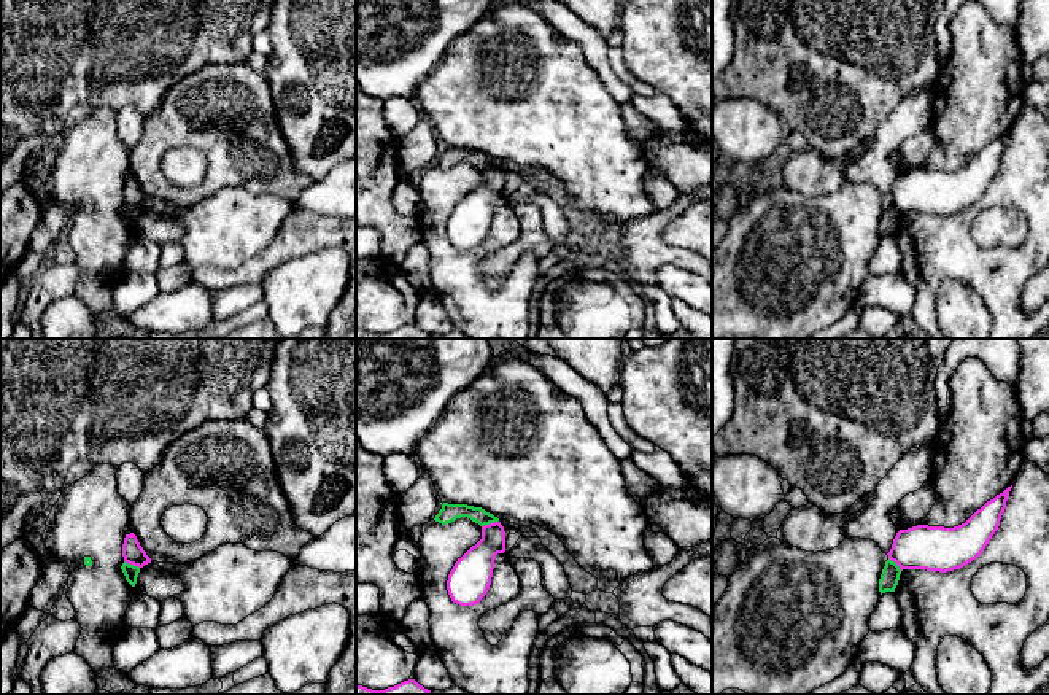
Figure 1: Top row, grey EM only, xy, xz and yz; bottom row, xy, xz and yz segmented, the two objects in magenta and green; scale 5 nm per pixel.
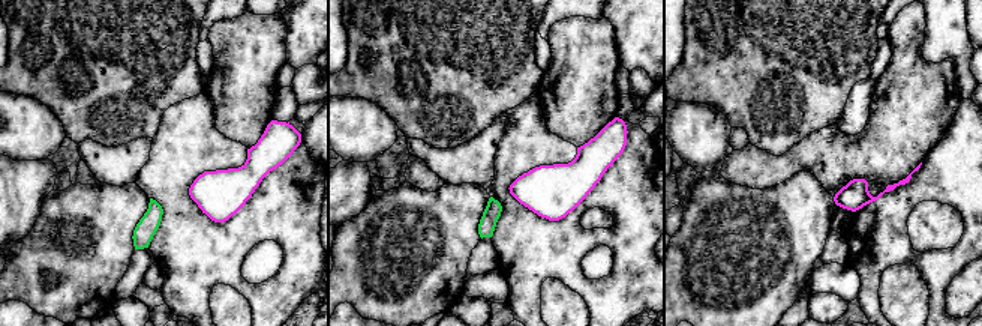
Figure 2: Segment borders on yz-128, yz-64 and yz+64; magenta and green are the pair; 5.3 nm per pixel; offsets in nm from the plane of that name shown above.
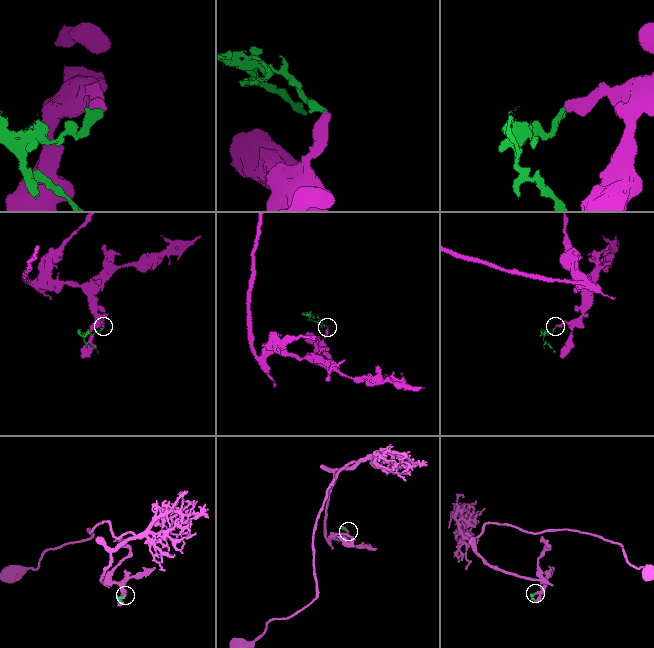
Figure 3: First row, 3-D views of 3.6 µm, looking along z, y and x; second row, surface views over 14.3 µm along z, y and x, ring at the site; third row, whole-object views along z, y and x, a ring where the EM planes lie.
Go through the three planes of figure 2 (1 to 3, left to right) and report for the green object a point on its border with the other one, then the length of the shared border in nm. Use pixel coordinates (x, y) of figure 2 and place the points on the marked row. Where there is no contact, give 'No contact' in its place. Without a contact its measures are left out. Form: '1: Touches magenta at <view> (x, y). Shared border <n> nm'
1: No contact
2: No contact
3: No contact

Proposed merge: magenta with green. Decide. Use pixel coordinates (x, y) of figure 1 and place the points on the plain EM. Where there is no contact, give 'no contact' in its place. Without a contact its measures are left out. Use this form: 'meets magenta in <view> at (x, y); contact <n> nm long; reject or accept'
meets magenta in xz at (490, 167); contact 90 nm long; reject

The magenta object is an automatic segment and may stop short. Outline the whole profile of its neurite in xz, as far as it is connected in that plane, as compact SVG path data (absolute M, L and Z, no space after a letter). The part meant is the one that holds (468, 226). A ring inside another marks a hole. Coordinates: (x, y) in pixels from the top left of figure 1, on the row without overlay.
M501 165L482 170L482 183L472 189L448 218L447 234L453 247L474 250L486 239L497 197L505 196L505 175Z

